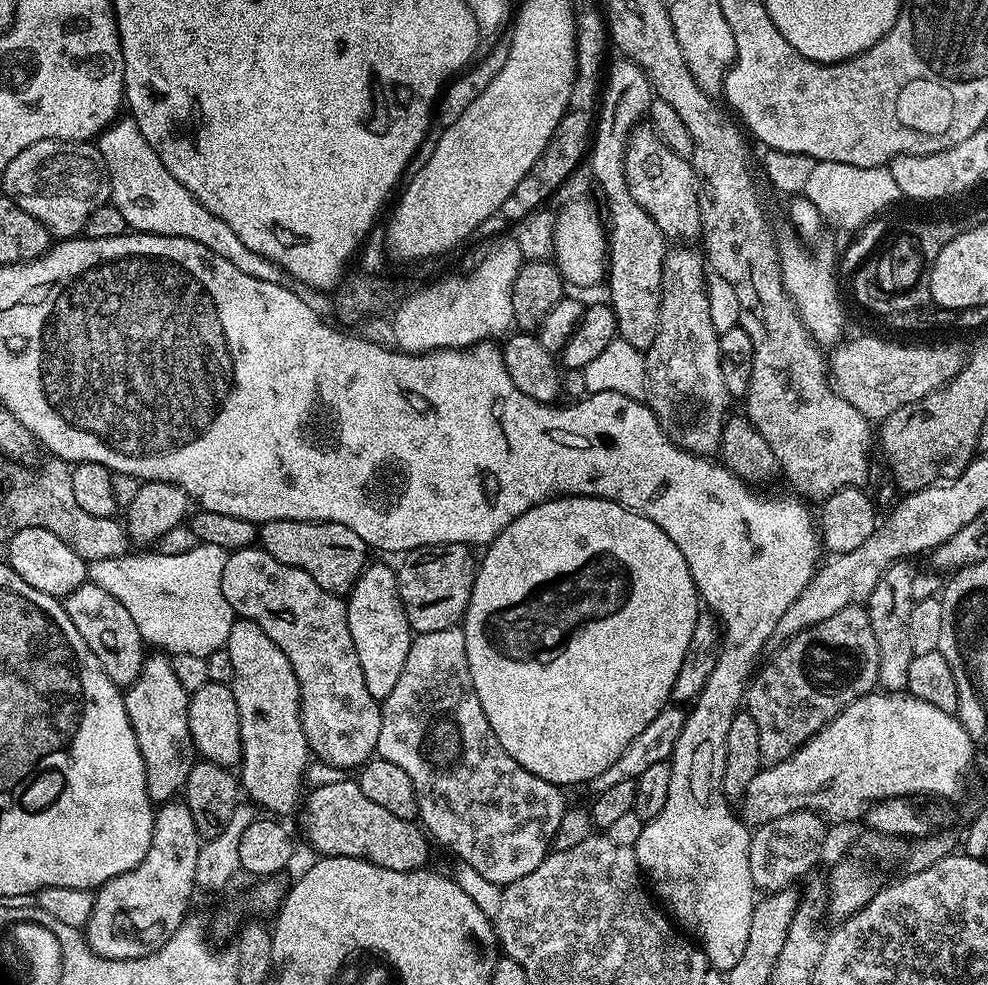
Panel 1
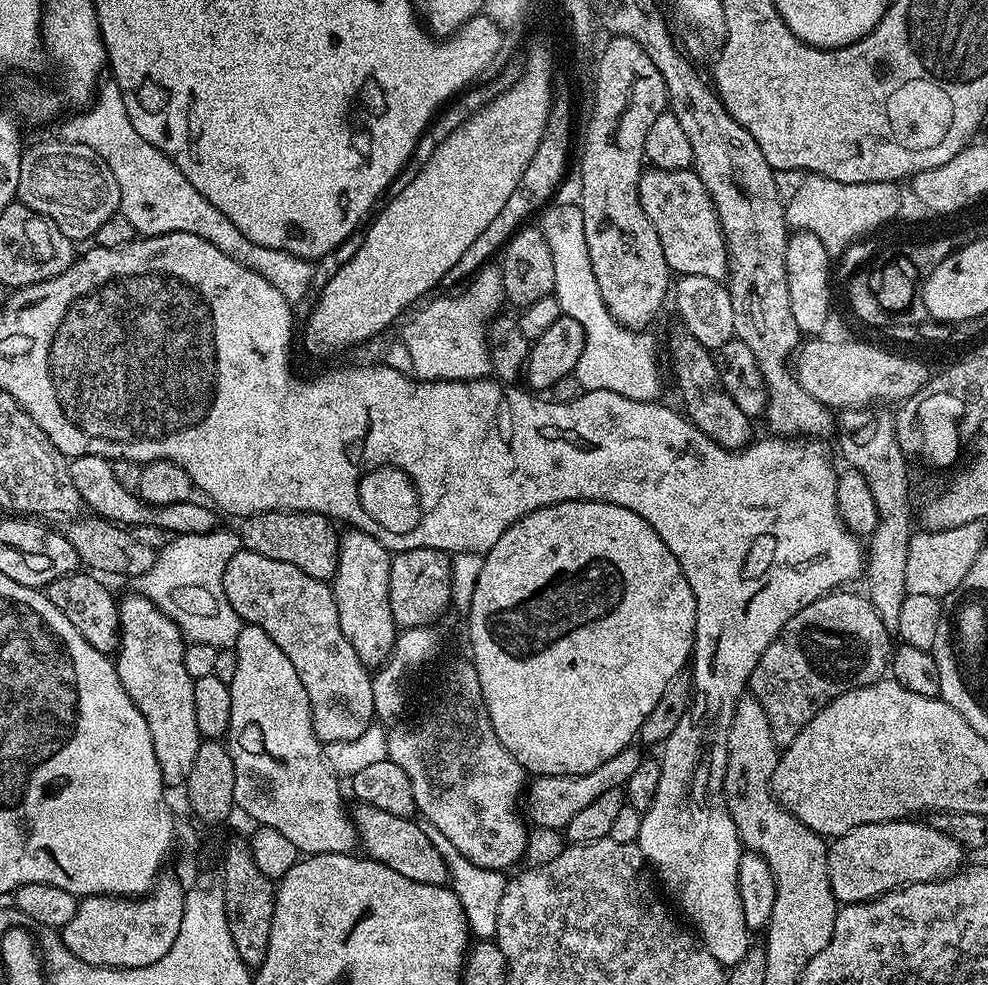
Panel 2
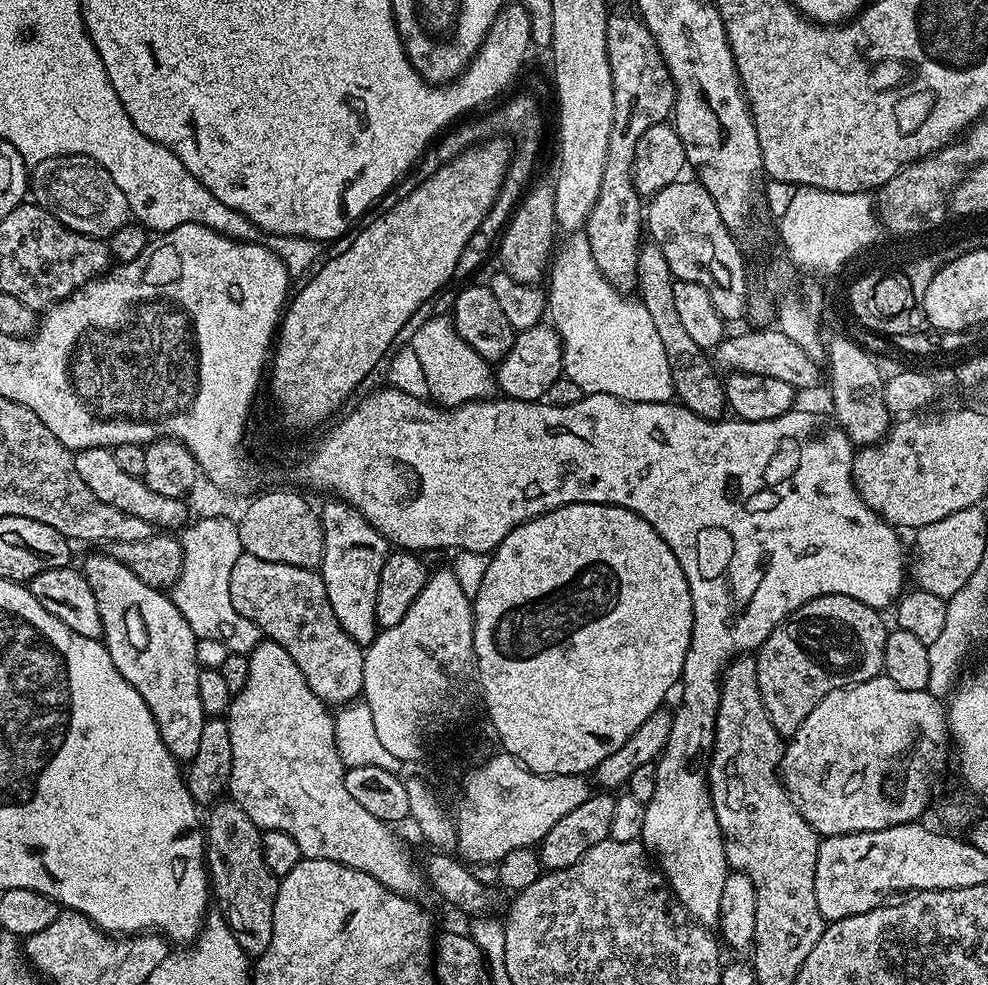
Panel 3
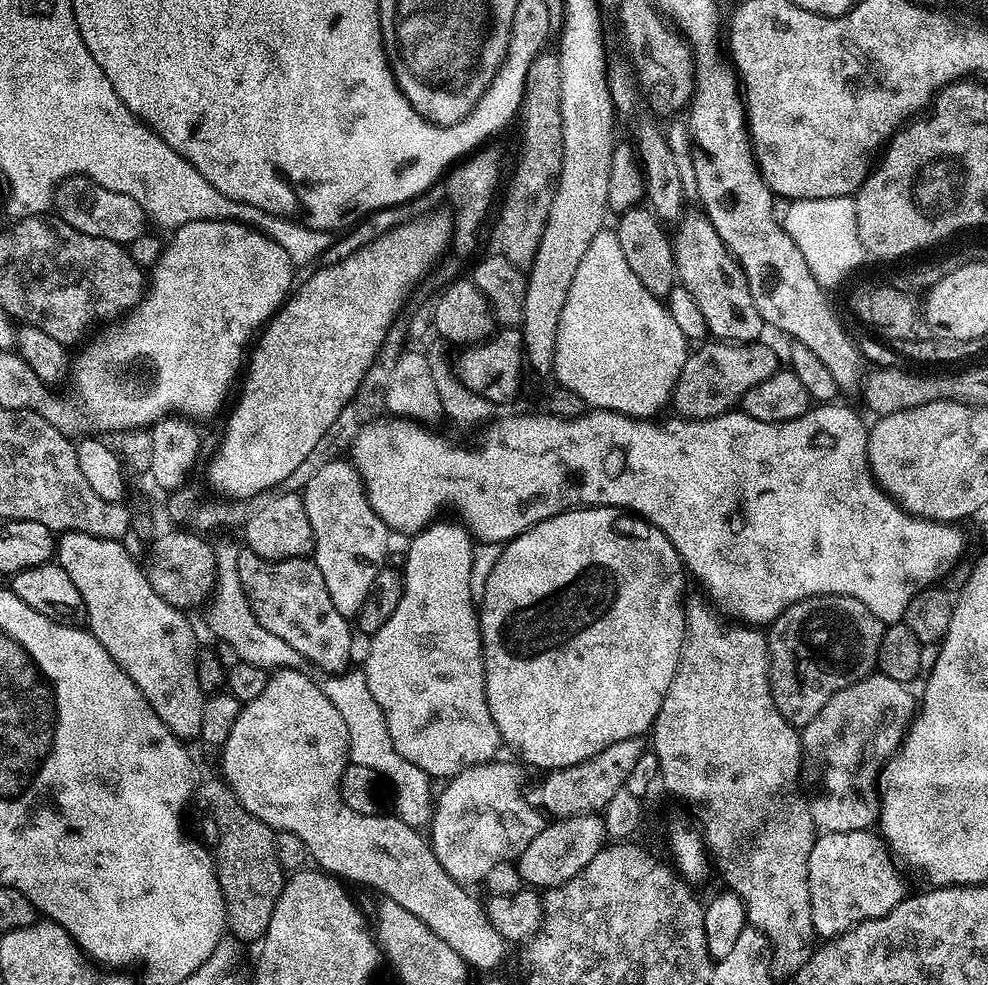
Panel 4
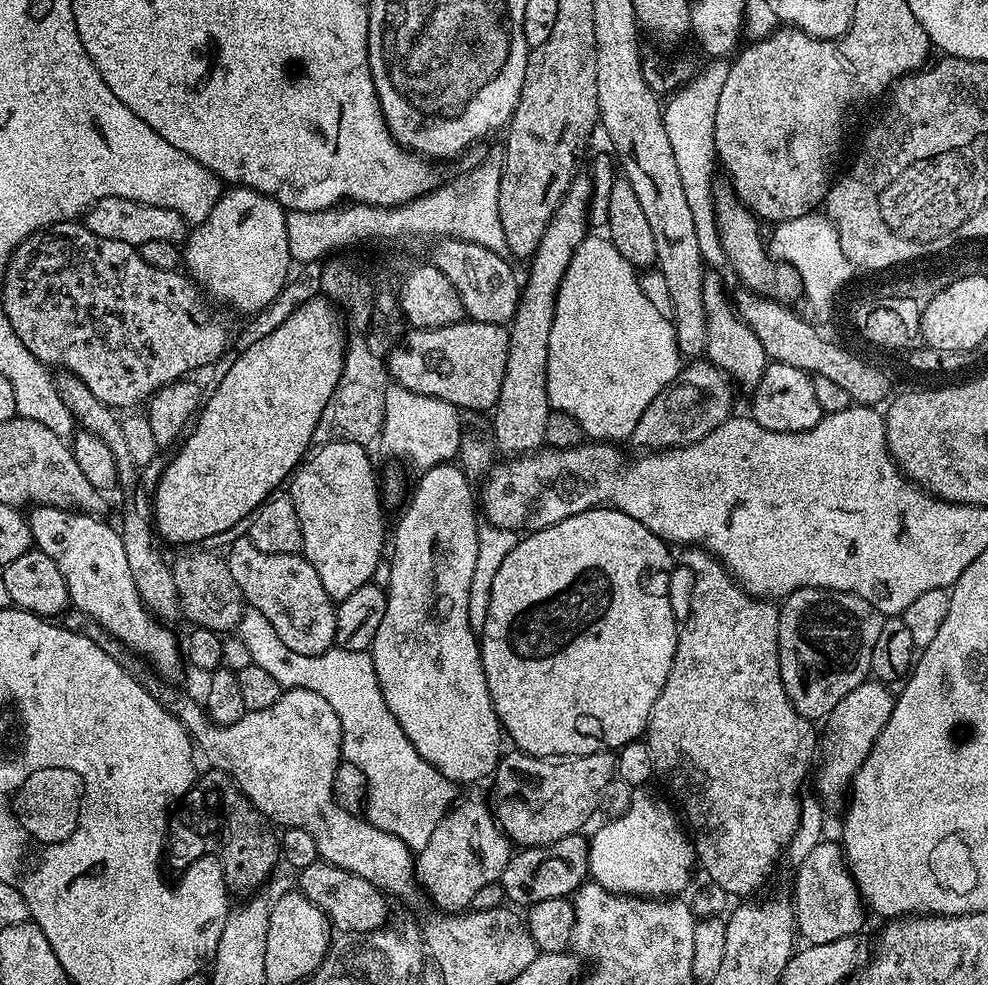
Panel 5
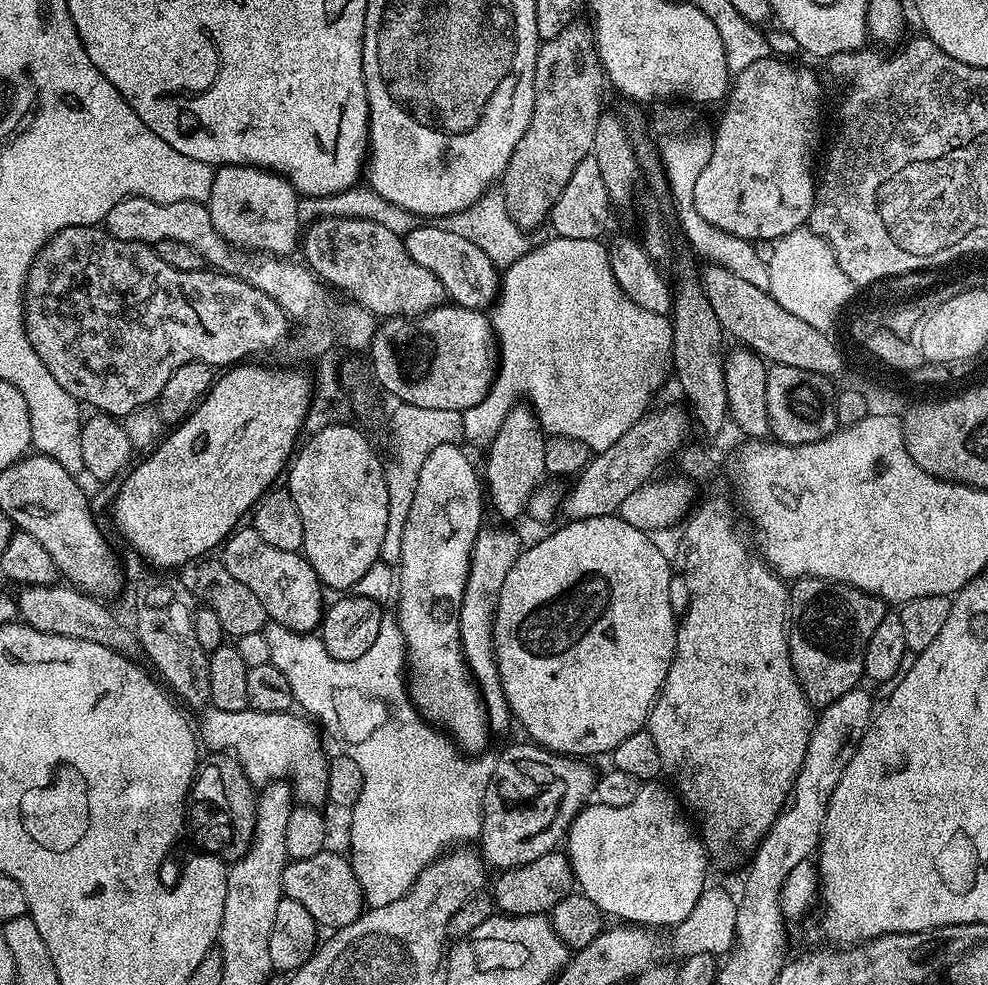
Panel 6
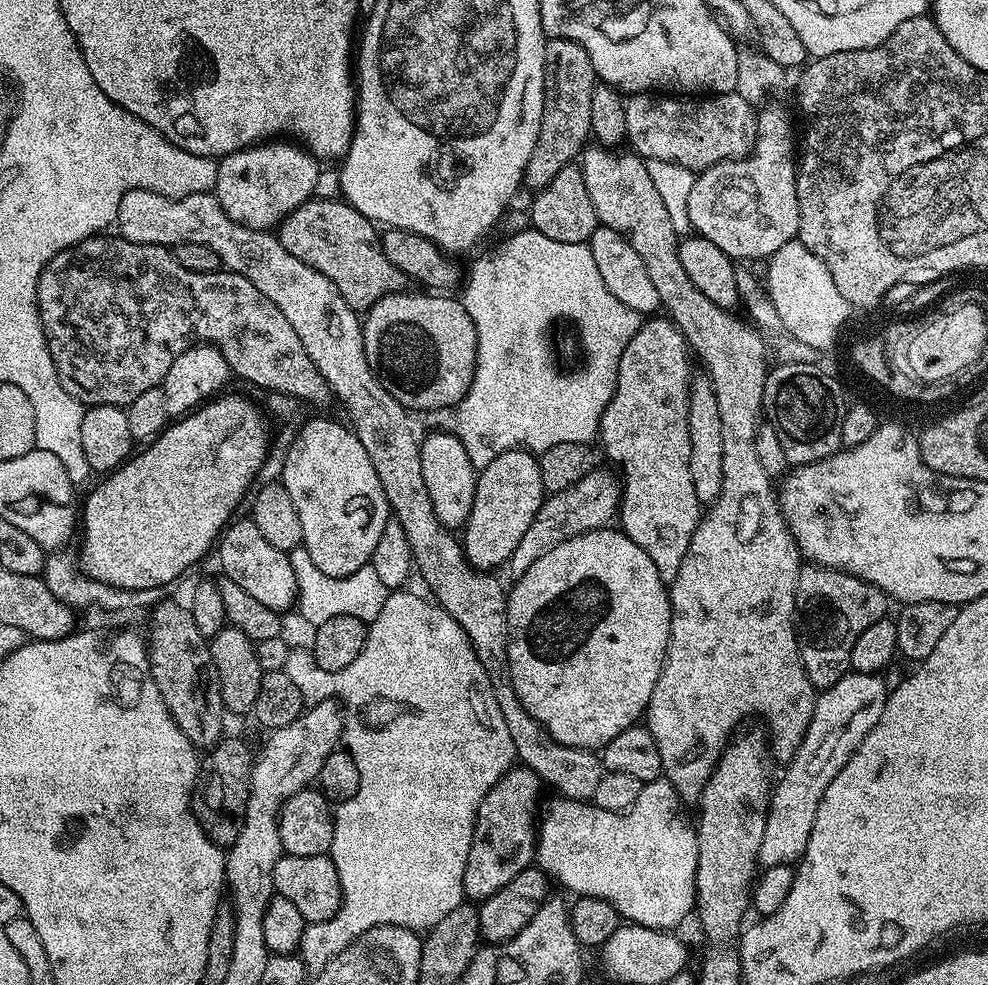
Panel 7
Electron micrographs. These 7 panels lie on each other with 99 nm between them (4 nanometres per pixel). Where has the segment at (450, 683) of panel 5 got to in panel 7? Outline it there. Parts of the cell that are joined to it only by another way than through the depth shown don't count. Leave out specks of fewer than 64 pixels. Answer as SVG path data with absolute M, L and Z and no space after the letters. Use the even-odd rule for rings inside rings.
M451 431L432 432L420 441L422 454L422 478L426 478L426 490L430 490L430 502L434 506L434 514L445 527L459 529L470 514L470 506L474 506L474 490L478 469L466 458L466 450L462 450L462 442Z

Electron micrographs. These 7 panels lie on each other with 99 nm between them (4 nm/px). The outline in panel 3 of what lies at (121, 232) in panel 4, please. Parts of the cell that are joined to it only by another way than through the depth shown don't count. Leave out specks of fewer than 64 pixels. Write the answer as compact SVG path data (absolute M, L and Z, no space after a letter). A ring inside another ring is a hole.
M55 156L35 165L31 172L31 199L40 207L45 208L59 224L64 225L71 232L80 232L84 236L93 238L107 238L114 235L121 226L129 223L130 213L126 194L122 194L122 190L118 190L114 178L110 178L110 174L101 164L94 162L89 156Z

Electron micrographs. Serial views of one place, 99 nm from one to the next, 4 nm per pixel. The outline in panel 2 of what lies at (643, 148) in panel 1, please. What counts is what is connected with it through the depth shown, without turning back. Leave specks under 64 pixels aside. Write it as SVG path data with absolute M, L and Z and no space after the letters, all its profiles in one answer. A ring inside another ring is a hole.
M645 167L640 174L638 198L646 218L650 218L650 222L654 222L654 230L658 230L662 254L666 254L666 262L673 273L701 275L719 281L727 277L728 247L720 219L702 178L695 170Z

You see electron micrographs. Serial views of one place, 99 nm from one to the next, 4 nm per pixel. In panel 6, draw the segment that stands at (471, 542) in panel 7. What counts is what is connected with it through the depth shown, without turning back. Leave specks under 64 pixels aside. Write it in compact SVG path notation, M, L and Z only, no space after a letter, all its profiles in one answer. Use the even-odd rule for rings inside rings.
M514 406L506 414L494 442L488 445L488 461L482 464L482 484L486 489L486 500L504 520L516 520L525 515L528 499L545 479L546 459L544 445L546 433L536 421L536 413L531 407Z

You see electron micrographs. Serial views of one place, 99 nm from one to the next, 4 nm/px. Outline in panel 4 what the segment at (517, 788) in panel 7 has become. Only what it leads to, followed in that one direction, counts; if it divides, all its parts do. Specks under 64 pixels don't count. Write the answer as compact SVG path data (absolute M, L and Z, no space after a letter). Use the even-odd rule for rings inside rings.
M640 738L614 742L614 746L606 746L606 750L594 754L594 758L586 758L574 766L551 769L545 780L533 786L532 792L530 788L526 799L533 808L543 810L552 818L603 813L606 802L610 802L610 798L625 787L630 770L634 770L635 763L642 758L645 750L645 741Z

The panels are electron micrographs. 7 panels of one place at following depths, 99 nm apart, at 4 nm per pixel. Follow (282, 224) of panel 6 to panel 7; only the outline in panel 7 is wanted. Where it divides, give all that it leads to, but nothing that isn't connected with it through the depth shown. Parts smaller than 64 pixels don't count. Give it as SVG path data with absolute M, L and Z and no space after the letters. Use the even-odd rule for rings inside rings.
M276 138L223 157L218 163L214 194L234 222L266 232L275 229L294 209L316 196L316 183L321 171L321 161L307 148Z

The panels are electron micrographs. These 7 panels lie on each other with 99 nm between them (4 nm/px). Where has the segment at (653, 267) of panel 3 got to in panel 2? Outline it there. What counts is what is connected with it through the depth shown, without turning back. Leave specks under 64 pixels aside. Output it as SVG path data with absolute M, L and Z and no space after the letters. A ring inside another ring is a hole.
M686 331L679 332L670 342L670 352L676 384L685 404L683 405L685 415L712 441L718 442L723 448L743 448L751 443L754 436L752 418L742 413L742 410L735 405L734 398L722 385L721 374L713 353Z

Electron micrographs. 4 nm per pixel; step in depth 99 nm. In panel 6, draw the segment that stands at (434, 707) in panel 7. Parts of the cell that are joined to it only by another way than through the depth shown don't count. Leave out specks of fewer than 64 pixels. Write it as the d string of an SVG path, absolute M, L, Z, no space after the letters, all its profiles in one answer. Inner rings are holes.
M481 527L476 544L472 548L472 561L468 571L468 585L460 607L460 649L464 651L464 662L479 689L488 710L488 726L493 733L504 732L510 725L508 703L498 678L496 655L492 649L492 621L496 619L496 603L502 594L502 582L510 574L510 566L518 562L522 548L516 545L516 536L504 528ZM385 614L378 626L378 638L374 638L374 642L370 645L370 650L366 650L366 654L362 654L362 658L354 658L350 662L342 662L338 658L330 658L330 654L326 650L326 646L320 640L319 635L305 634L303 632L294 632L282 626L281 624L273 624L271 622L264 625L264 637L266 638L266 646L270 650L270 658L272 665L278 670L282 670L282 674L286 677L286 682L290 682L290 690L292 691L293 701L297 705L301 704L303 711L325 733L329 732L338 743L341 744L343 755L354 758L354 762L358 762L358 766L362 769L362 794L358 794L358 802L354 802L354 806L350 810L352 816L348 820L348 840L352 843L352 852L350 859L352 861L352 869L360 883L360 889L364 895L364 902L368 908L377 908L378 906L390 906L390 902L398 902L400 898L405 896L414 886L414 882L422 874L422 870L426 870L426 866L433 864L435 860L439 860L449 850L455 849L457 846L467 845L469 842L475 841L480 835L480 827L482 826L482 814L484 813L484 795L486 794L486 786L490 782L490 778L494 774L494 766L496 765L496 756L490 754L465 754L461 749L457 748L452 737L443 731L437 730L433 725L429 724L420 714L420 709L415 703L404 693L404 674L406 678L406 649L404 647L404 639L402 638L402 630L396 622L395 615Z

